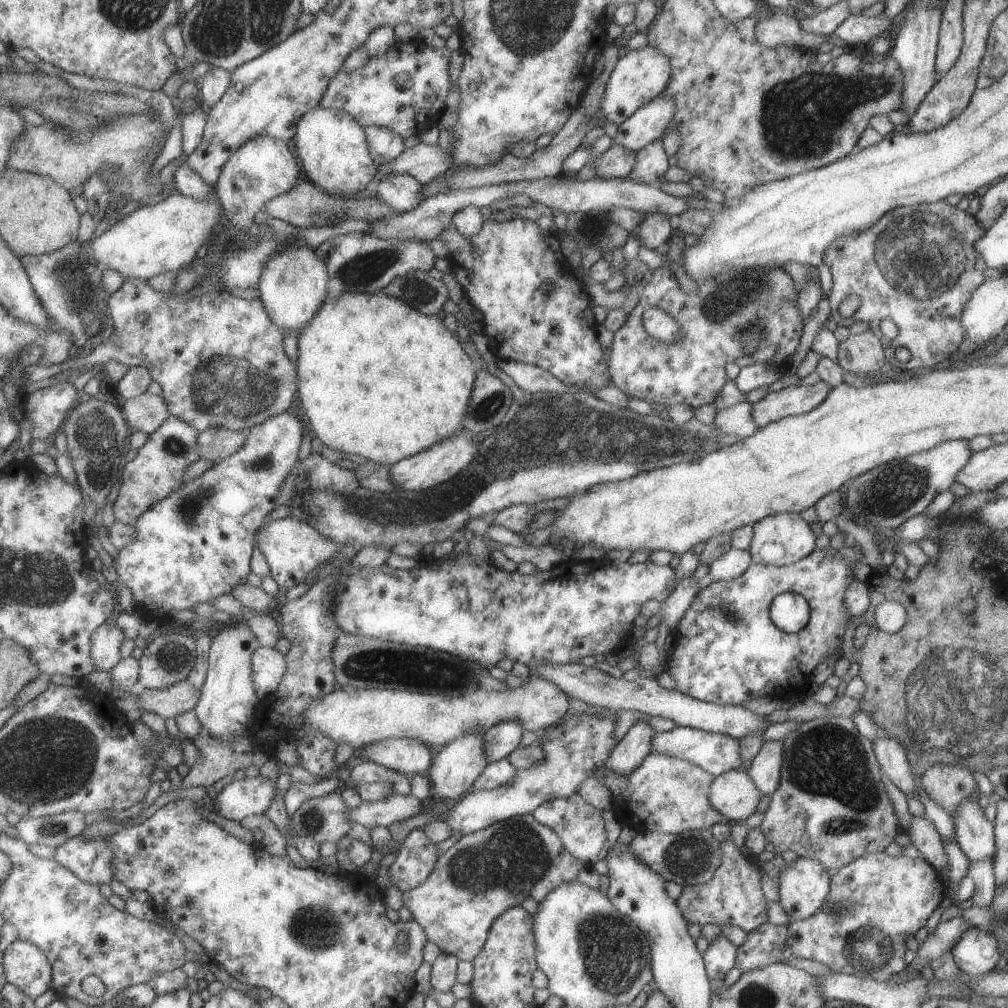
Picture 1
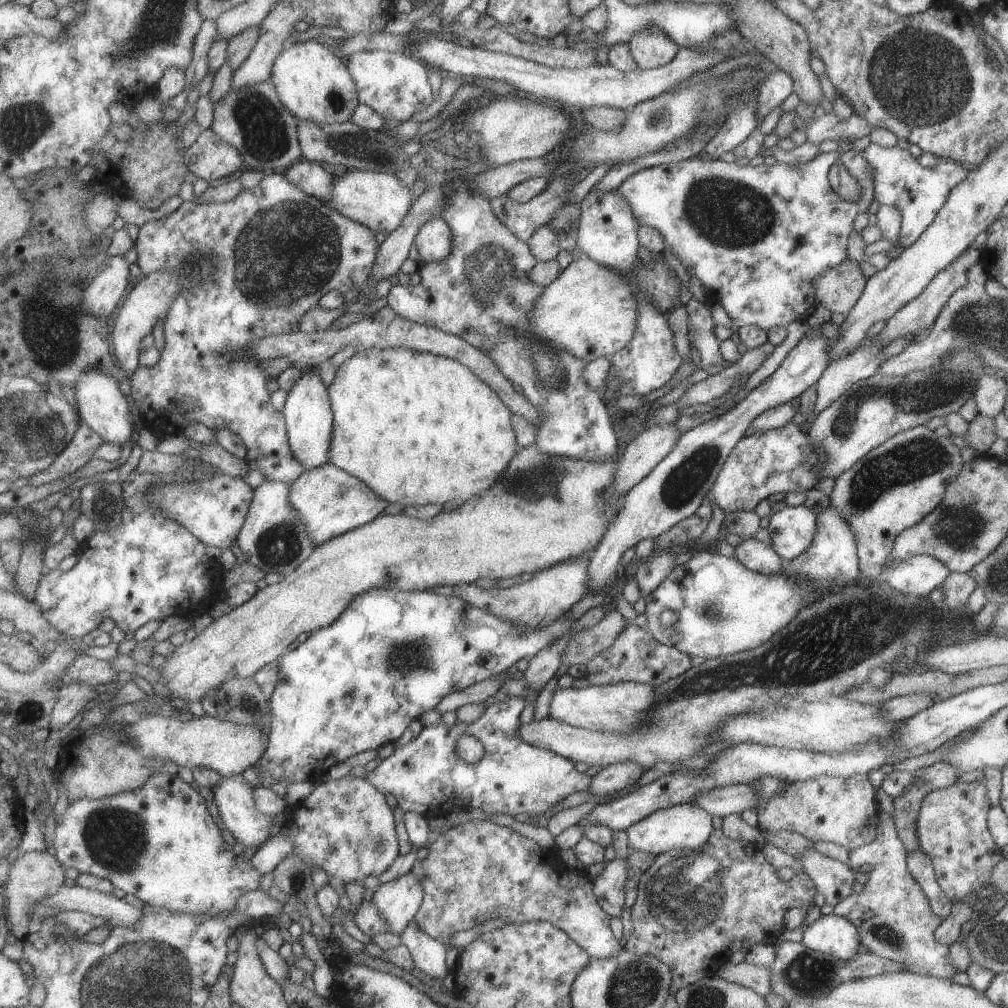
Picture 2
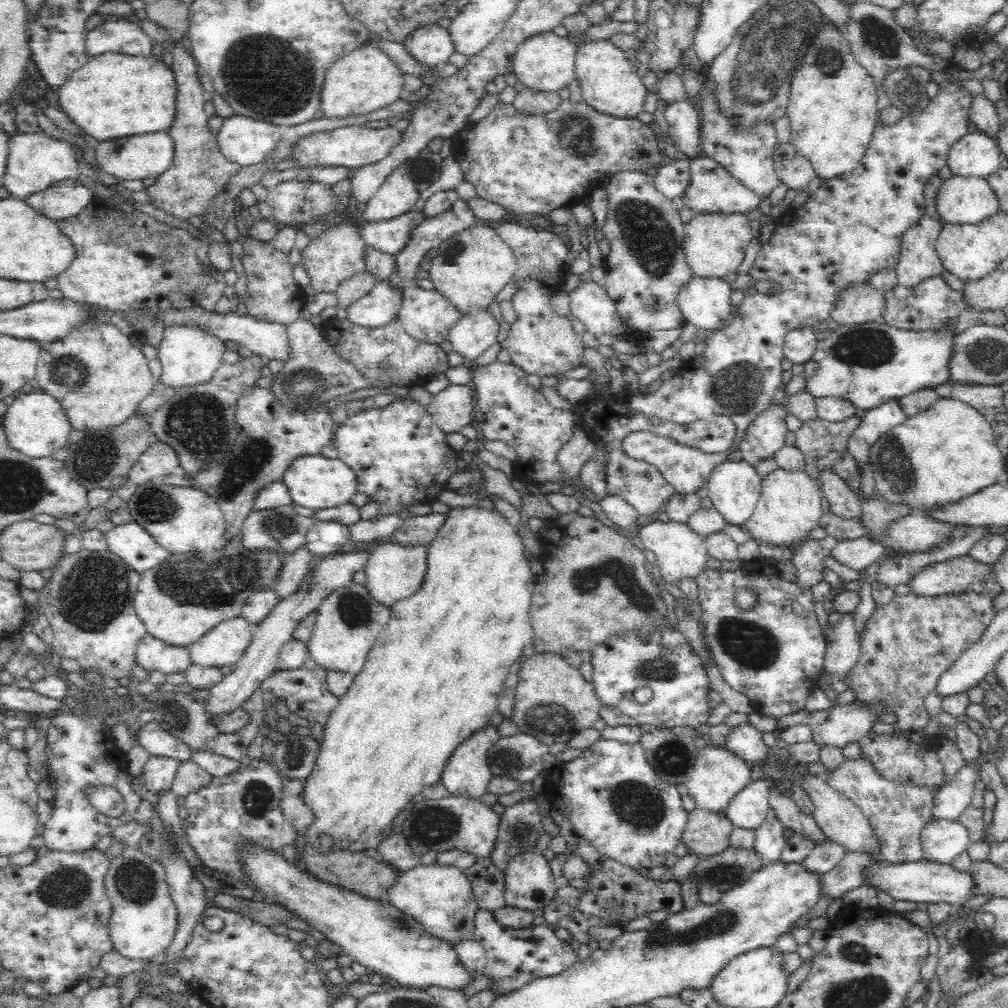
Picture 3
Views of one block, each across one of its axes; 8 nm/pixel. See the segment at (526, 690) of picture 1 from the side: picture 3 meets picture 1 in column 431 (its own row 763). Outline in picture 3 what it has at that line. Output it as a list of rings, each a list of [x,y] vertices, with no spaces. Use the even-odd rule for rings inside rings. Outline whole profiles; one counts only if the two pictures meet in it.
[[[707,744],[699,750],[691,777],[684,784],[689,791],[688,795],[695,801],[696,807],[724,814],[730,800],[751,781],[754,775],[750,765],[732,752],[718,745]]]

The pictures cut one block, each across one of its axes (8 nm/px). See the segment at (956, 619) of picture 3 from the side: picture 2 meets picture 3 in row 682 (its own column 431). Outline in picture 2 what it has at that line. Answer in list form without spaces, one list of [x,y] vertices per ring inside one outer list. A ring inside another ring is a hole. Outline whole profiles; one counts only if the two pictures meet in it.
[[[477,820],[469,823],[457,825],[447,832],[443,832],[439,836],[439,840],[435,840],[433,844],[429,847],[430,852],[427,857],[423,860],[415,862],[412,872],[419,878],[419,881],[424,885],[425,897],[424,904],[421,906],[420,912],[416,916],[416,922],[435,940],[443,942],[445,946],[453,947],[449,944],[449,940],[452,934],[456,932],[462,932],[465,930],[471,930],[473,927],[481,924],[486,920],[497,920],[500,918],[507,923],[514,924],[524,924],[525,922],[534,922],[537,920],[548,921],[555,924],[557,928],[561,928],[564,932],[567,932],[569,936],[573,938],[583,948],[586,952],[589,952],[590,958],[597,958],[597,960],[603,960],[603,958],[609,958],[609,956],[615,956],[622,947],[619,942],[615,939],[615,936],[611,933],[611,928],[609,927],[610,917],[603,909],[600,908],[599,902],[596,900],[596,896],[592,890],[591,879],[585,874],[584,870],[576,871],[573,867],[569,865],[569,859],[560,854],[558,850],[545,850],[528,837],[519,834],[512,827],[507,827],[504,825],[496,824],[491,822],[491,820]]]

